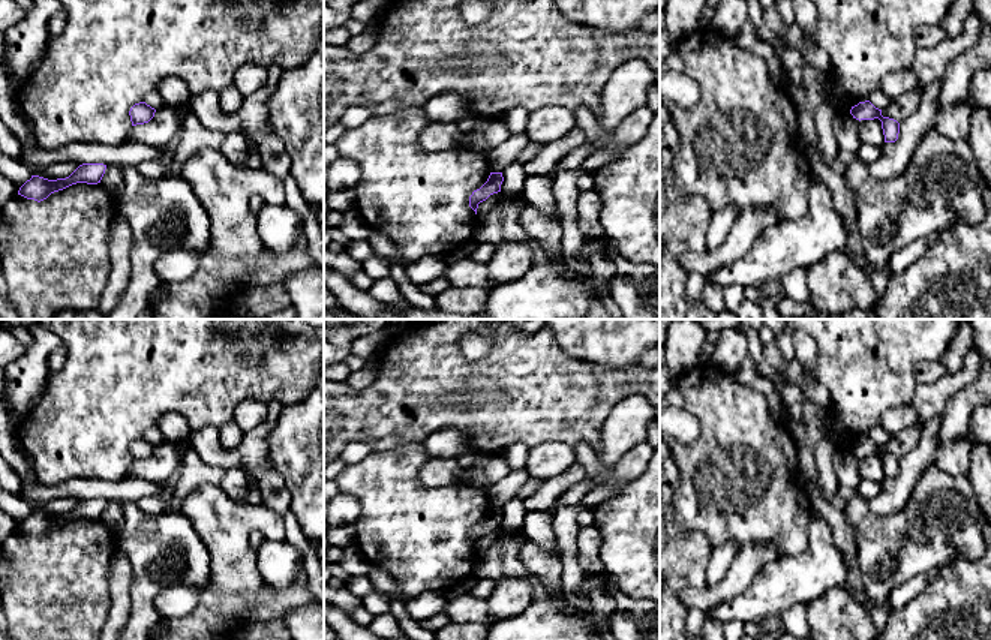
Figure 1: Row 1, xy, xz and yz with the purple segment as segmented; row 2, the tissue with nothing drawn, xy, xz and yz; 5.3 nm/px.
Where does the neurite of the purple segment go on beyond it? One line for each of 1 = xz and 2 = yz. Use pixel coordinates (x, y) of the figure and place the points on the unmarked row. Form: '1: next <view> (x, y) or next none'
1: next none
2: next none

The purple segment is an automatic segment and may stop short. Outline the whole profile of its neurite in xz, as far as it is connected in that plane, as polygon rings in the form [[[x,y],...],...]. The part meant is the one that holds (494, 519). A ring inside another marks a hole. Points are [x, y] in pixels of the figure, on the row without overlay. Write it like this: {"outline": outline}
{"outline": [[[490,508],[487,517],[469,532],[469,543],[475,547],[478,540],[486,537],[490,531],[501,528],[504,517],[502,508]]]}

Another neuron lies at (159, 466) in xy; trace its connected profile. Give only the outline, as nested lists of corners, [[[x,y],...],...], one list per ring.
[[[162,441],[156,445],[154,453],[148,459],[136,460],[132,463],[129,477],[138,477],[147,481],[162,483],[172,475],[189,447],[190,445],[187,441]]]

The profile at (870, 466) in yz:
[[[879,454],[861,456],[858,460],[858,471],[862,480],[882,483],[885,478],[882,457]]]

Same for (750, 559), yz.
[[[744,546],[718,585],[684,589],[681,601],[687,609],[699,609],[708,615],[718,604],[742,592],[765,565],[778,558],[781,558],[781,550],[777,546]]]

